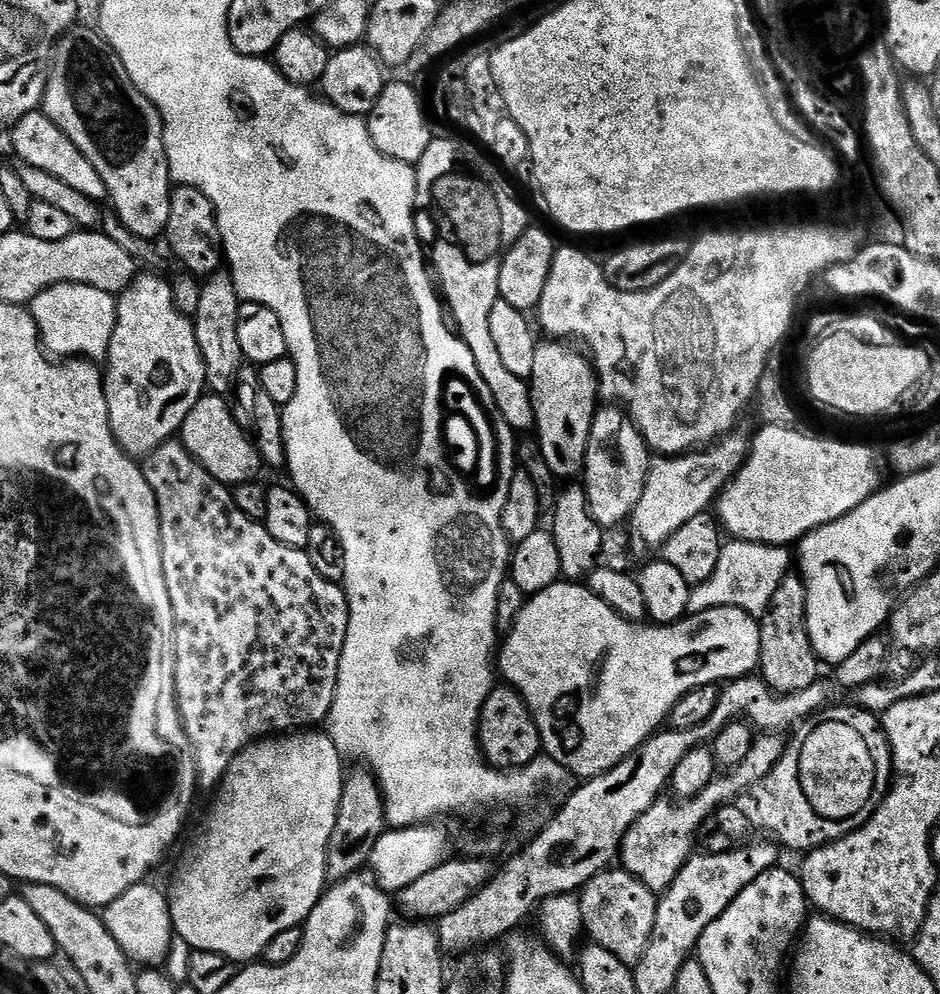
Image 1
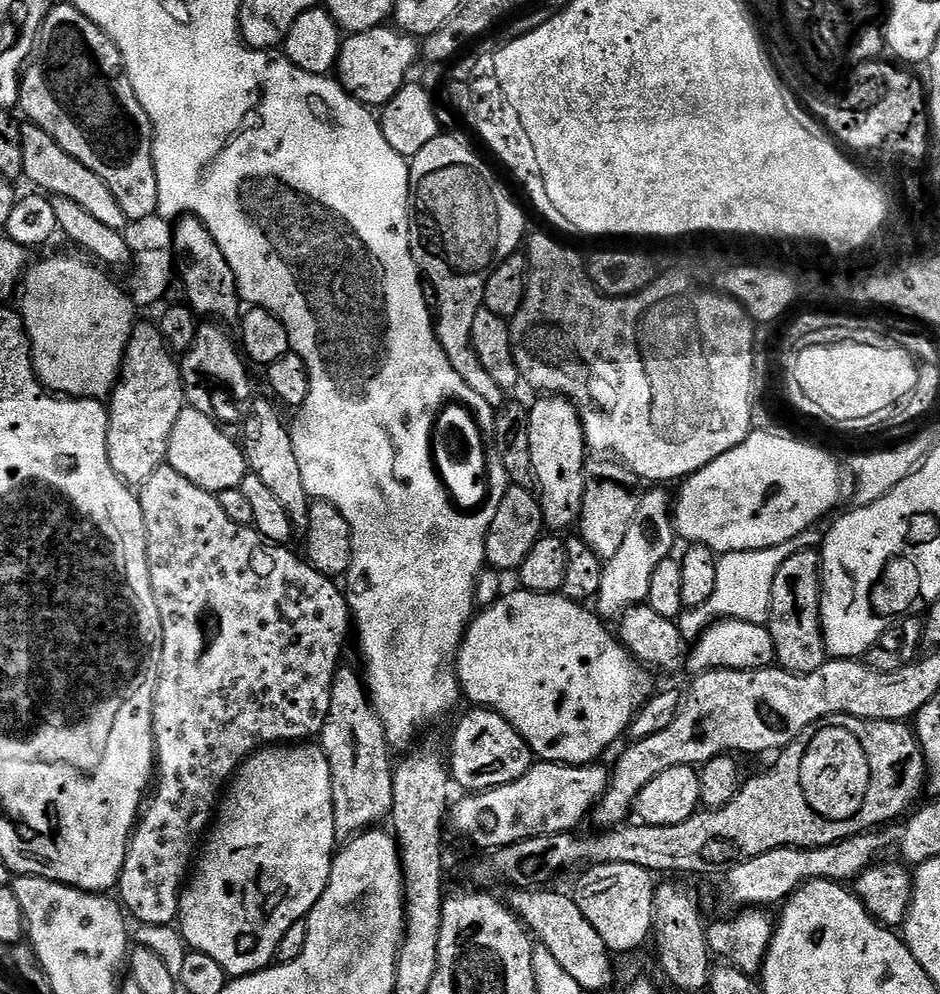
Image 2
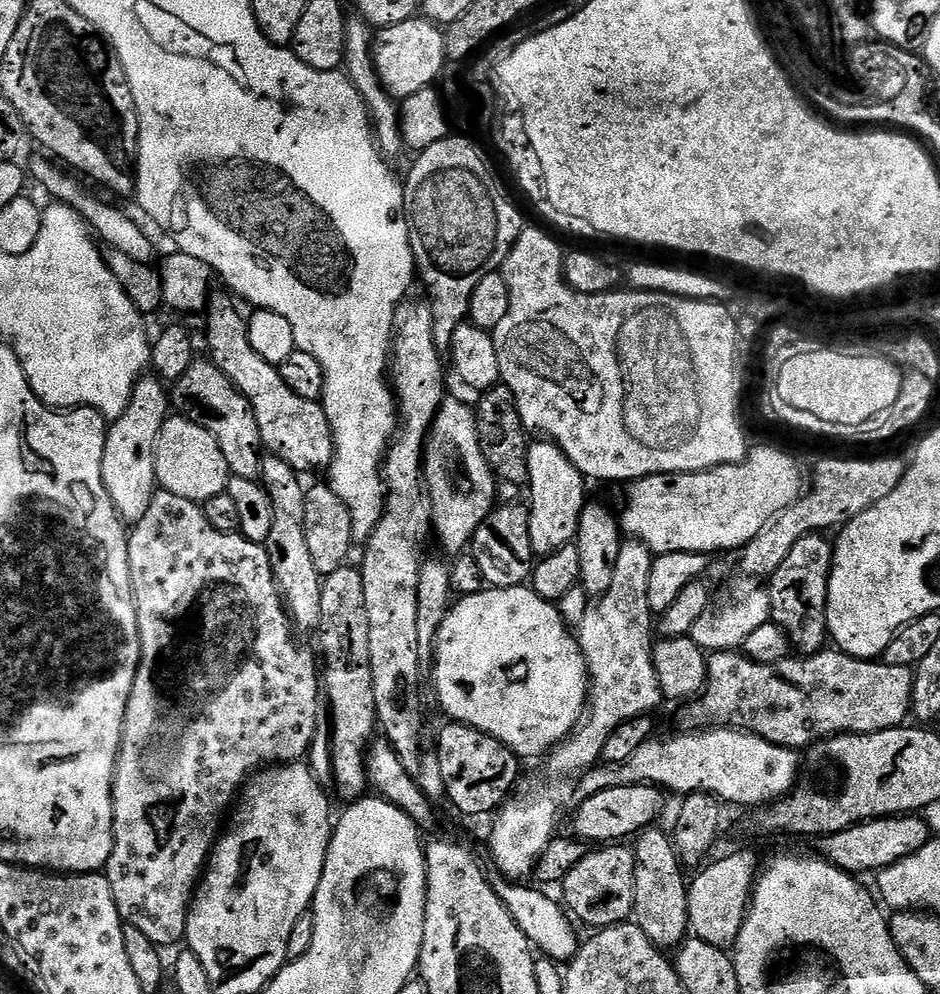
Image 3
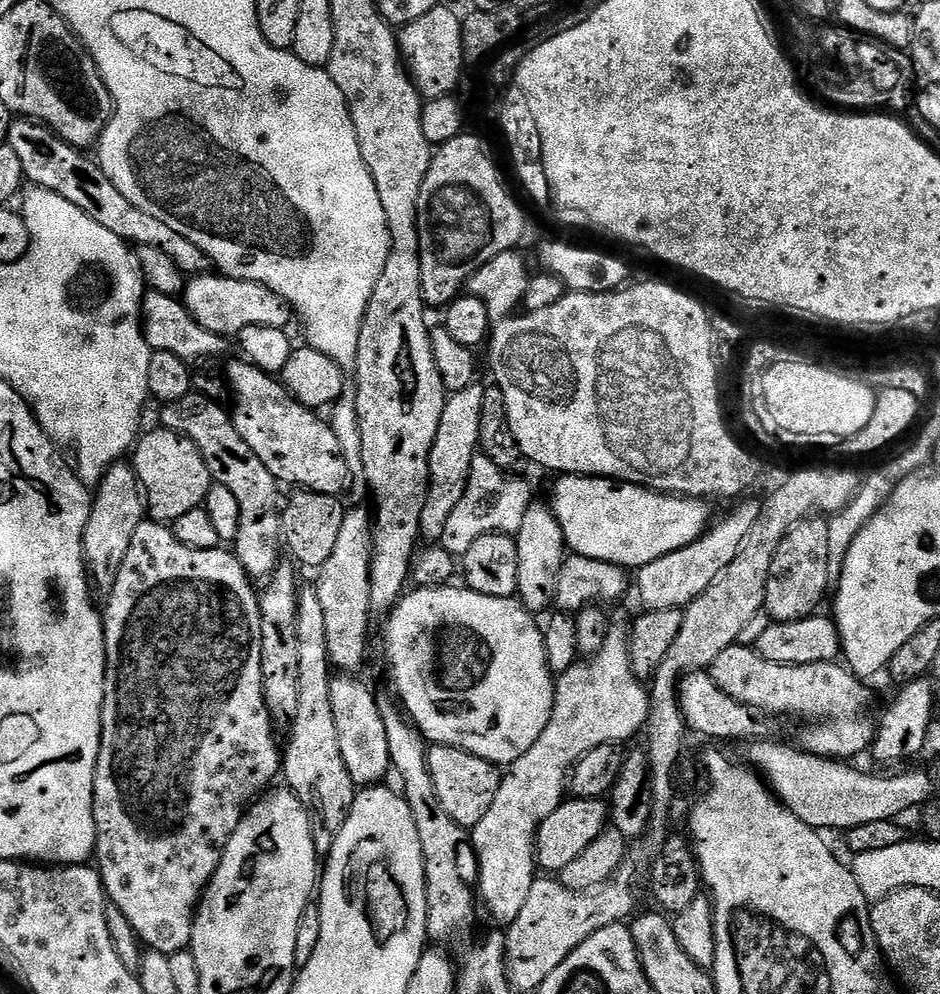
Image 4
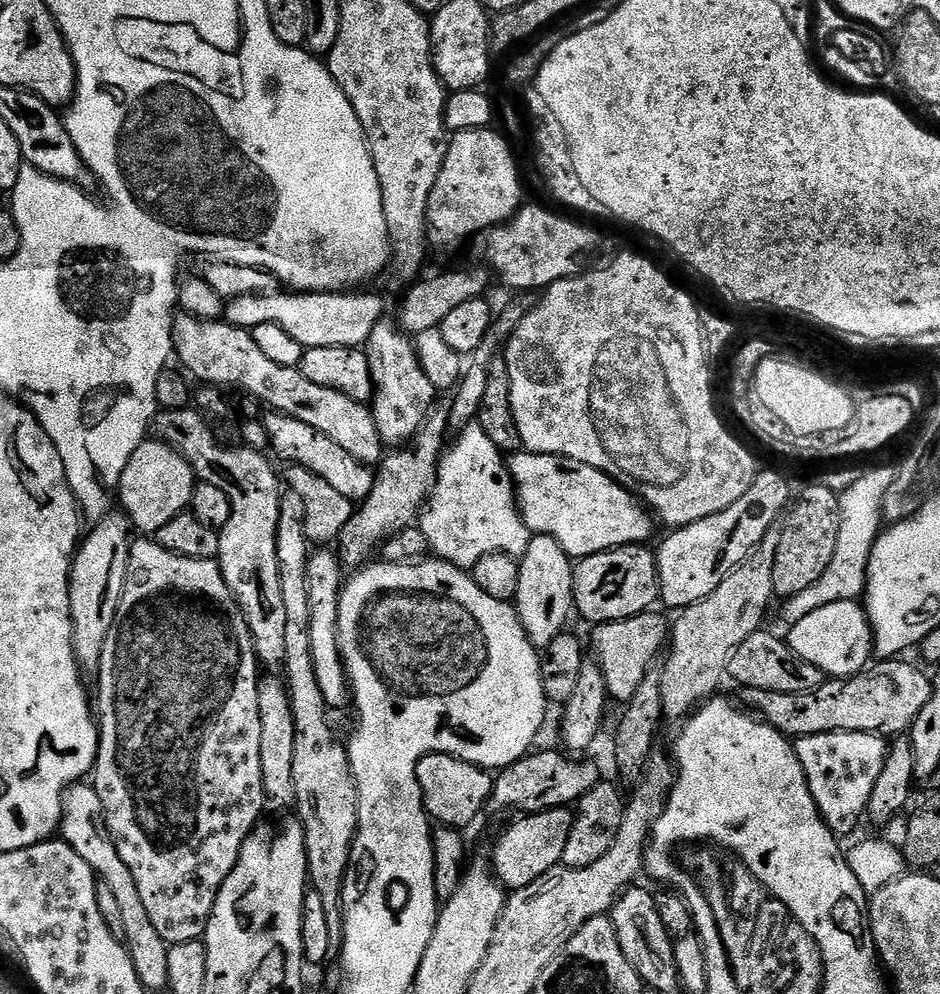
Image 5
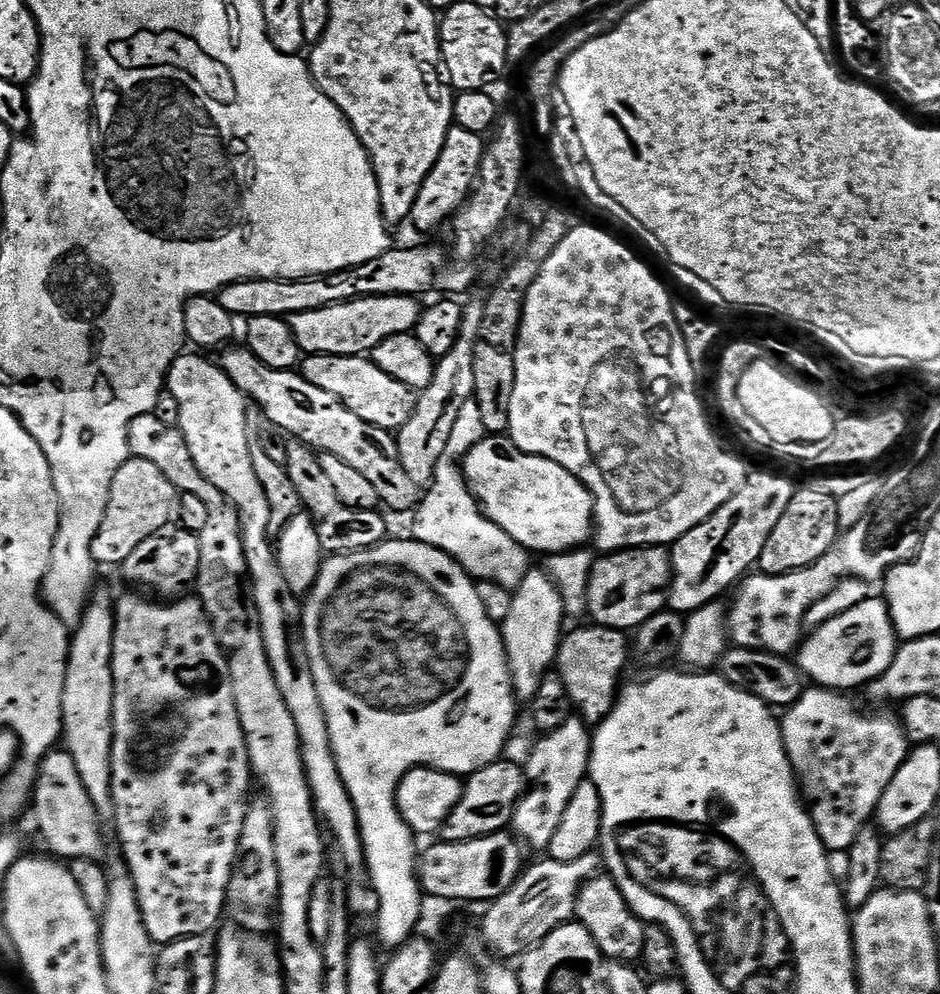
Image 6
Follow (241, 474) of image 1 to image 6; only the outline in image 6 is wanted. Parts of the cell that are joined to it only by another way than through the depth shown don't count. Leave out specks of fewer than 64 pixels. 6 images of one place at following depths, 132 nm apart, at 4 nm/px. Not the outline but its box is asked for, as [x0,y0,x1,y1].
[92,458,178,565]

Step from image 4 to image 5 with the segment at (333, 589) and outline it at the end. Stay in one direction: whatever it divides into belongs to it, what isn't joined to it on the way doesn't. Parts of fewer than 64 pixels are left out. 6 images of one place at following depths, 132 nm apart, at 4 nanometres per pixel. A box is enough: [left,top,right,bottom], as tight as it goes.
[338,403,452,569]

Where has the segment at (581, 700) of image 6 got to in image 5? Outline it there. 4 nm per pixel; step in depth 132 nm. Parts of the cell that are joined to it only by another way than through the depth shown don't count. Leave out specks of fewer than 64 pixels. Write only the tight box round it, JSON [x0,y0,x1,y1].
[590,610,669,702]

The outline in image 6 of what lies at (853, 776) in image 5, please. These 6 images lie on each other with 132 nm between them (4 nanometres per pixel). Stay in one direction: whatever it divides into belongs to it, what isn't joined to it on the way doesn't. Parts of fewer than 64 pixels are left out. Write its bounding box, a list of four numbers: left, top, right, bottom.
[780,686,910,853]

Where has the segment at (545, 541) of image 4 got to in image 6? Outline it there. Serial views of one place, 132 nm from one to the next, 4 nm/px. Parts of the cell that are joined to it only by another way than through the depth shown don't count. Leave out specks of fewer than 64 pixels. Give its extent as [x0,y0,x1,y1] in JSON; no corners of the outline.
[502,570,566,702]

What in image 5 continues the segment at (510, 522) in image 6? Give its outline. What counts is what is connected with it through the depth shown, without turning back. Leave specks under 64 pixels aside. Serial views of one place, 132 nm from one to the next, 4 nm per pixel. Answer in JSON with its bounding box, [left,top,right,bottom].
[506,450,654,557]

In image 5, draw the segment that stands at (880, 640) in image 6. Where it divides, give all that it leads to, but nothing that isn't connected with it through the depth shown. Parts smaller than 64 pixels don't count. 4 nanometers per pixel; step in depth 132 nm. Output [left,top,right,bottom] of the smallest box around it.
[786,600,874,678]

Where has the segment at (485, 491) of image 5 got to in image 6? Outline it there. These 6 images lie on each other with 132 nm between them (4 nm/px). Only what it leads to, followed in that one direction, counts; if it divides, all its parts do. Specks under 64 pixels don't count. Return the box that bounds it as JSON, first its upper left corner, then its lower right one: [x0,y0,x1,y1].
[410,398,530,590]

